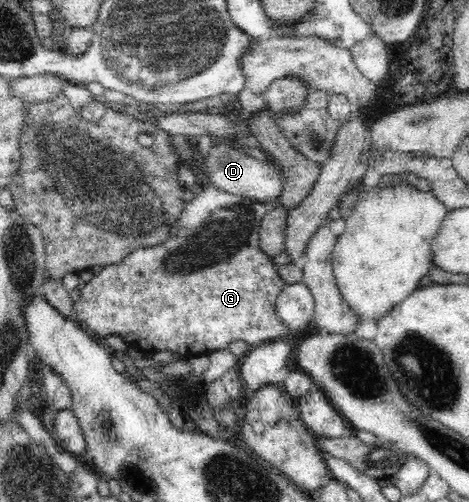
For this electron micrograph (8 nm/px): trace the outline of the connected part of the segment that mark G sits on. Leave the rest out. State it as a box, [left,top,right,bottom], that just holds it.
[73,182,291,360]

